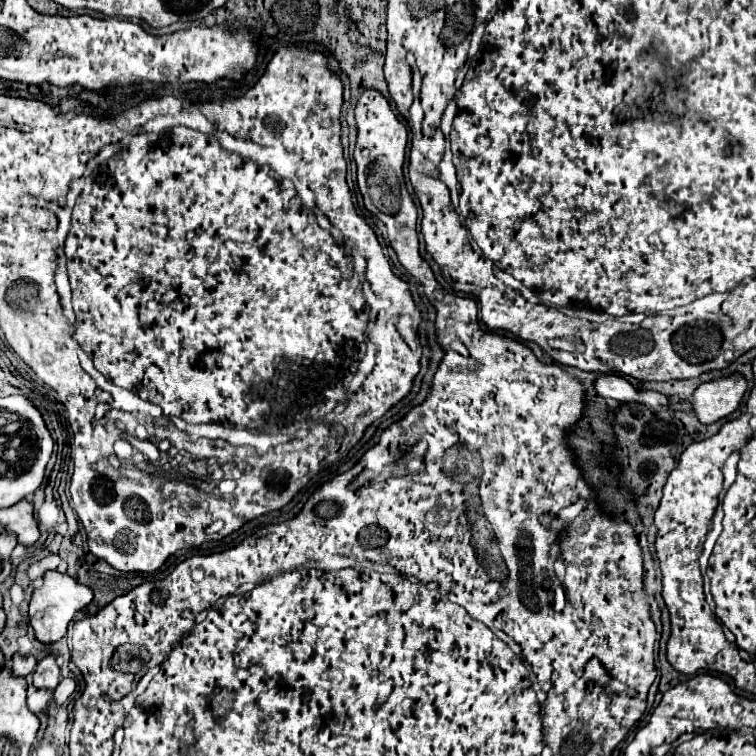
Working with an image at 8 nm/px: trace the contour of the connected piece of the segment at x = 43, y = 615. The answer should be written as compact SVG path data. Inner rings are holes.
M46 572L42 578L42 586L34 590L32 600L30 600L30 626L34 628L34 634L40 642L58 642L60 638L66 636L68 624L74 618L78 610L88 606L92 602L92 590L68 574L60 572Z

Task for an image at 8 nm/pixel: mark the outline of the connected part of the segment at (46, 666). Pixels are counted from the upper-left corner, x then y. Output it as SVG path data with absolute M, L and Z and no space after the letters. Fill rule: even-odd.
M52 654L38 662L34 676L32 676L32 684L36 688L46 688L46 690L54 690L60 684L60 668Z

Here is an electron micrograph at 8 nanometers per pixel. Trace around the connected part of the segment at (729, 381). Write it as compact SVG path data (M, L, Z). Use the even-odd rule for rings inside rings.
M738 374L700 384L694 392L692 410L696 418L700 418L700 422L704 424L718 422L730 416L738 408L746 388L748 388L748 382Z

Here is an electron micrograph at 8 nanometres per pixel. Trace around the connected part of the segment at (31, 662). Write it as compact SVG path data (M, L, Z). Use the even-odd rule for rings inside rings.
M14 654L14 658L12 658L12 672L14 672L14 676L28 676L32 670L34 670L34 666L36 666L36 656L26 656L26 654Z

